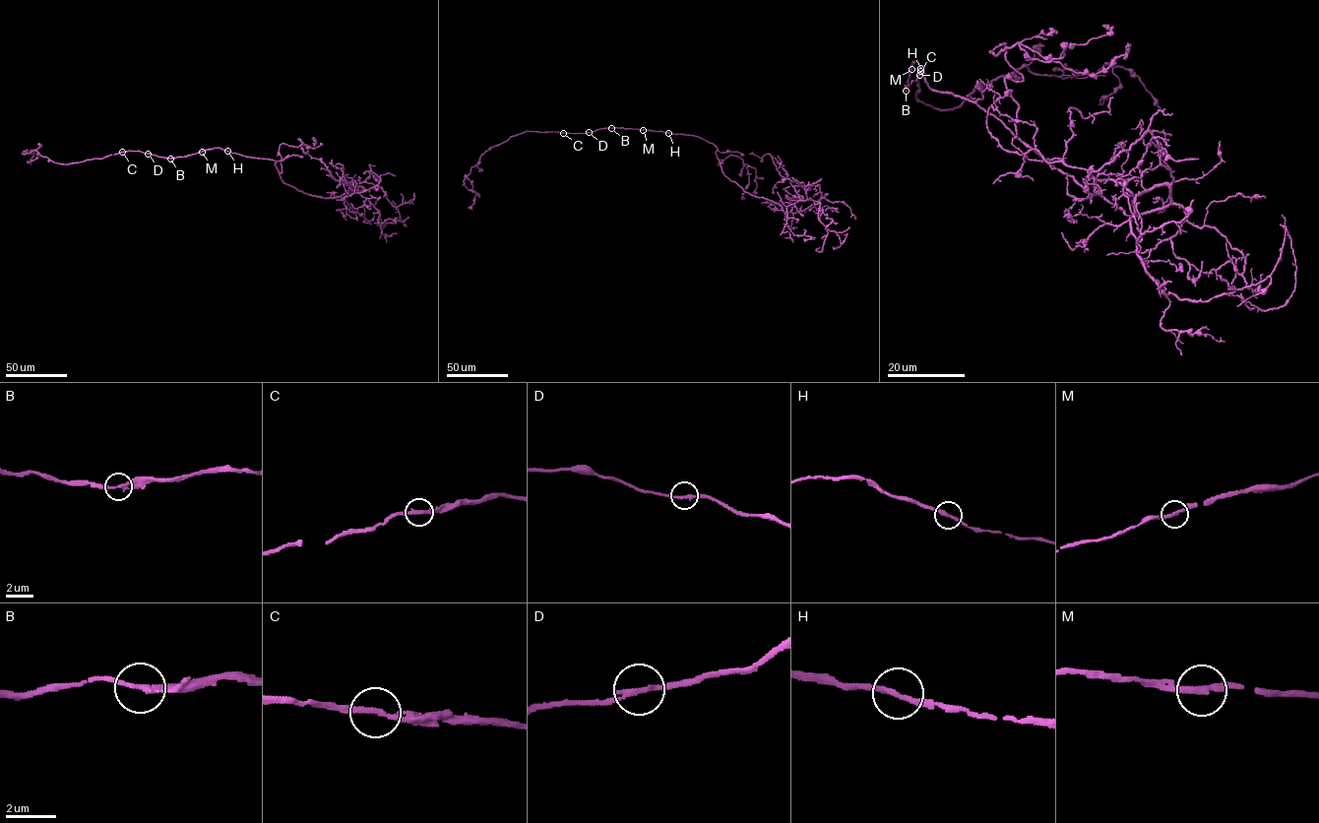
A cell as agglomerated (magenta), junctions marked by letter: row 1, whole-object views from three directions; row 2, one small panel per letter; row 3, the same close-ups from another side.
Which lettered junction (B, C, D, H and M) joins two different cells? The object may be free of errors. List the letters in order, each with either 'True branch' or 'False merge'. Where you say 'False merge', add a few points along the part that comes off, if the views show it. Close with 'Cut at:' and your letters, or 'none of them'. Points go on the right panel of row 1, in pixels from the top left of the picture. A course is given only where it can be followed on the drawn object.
B: True branch
C: True branch
D: True branch
H: True branch
M: True branch
Cut at: none of them

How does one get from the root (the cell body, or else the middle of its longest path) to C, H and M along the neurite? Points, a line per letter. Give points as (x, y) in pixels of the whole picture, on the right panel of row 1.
C: (925, 81), (925, 73), (916, 57), (905, 90), (922, 74), (923, 67), (921, 71)
H: (925, 81), (921, 68)
M: (925, 81), (925, 73), (916, 57), (911, 69)

